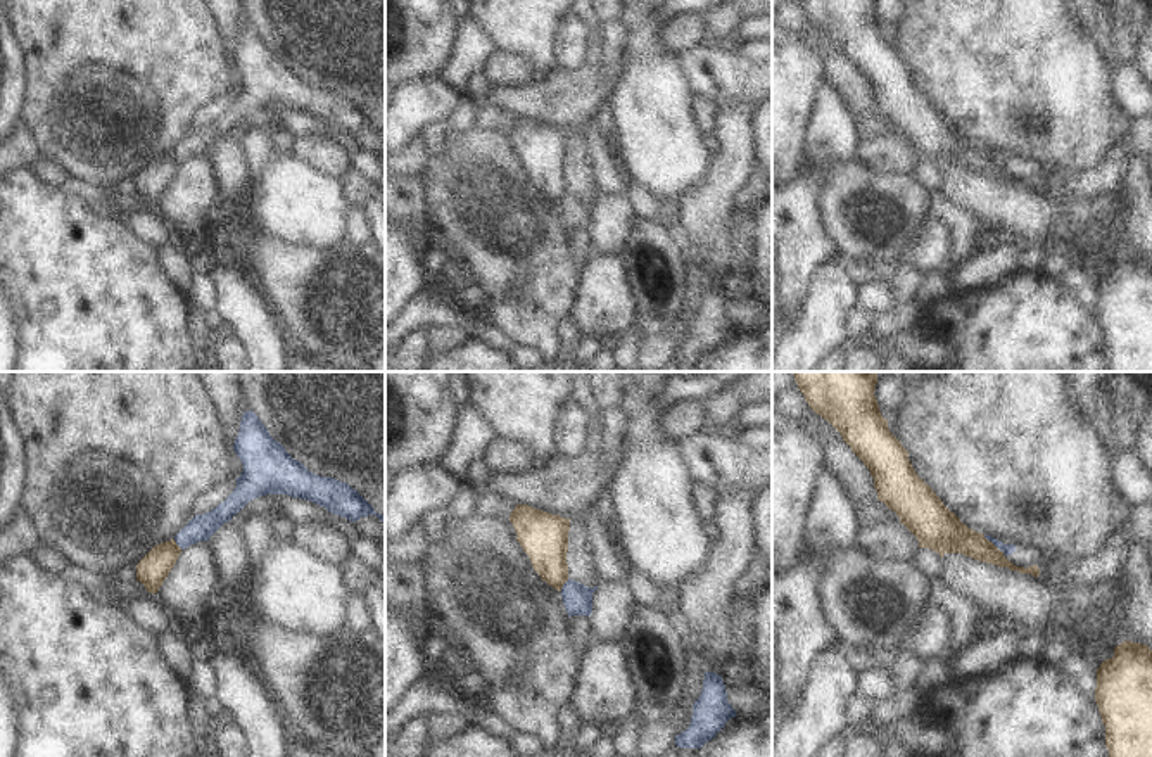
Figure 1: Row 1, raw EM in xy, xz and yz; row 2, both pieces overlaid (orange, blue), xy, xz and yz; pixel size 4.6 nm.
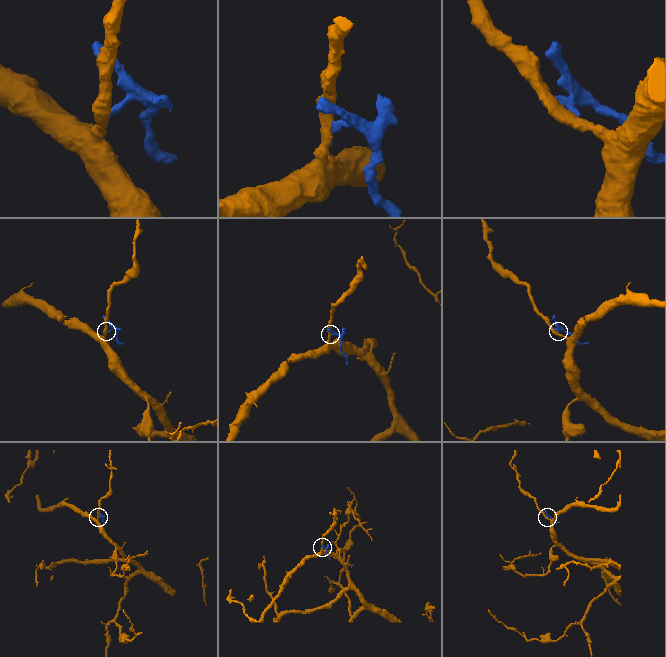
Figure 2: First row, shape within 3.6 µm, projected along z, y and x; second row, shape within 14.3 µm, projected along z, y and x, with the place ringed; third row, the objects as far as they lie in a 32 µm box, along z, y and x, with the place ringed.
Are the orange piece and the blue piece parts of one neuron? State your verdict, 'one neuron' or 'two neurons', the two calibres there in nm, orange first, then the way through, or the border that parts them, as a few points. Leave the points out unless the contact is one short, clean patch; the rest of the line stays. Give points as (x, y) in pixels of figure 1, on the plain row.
two neurons | 200/50 nm | along yz (983, 147), (1004, 165)

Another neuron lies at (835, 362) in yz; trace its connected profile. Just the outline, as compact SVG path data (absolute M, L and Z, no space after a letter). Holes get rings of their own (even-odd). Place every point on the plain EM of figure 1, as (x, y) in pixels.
M845 347L832 351L819 363L815 372L841 372L845 363L845 354L846 354Z

